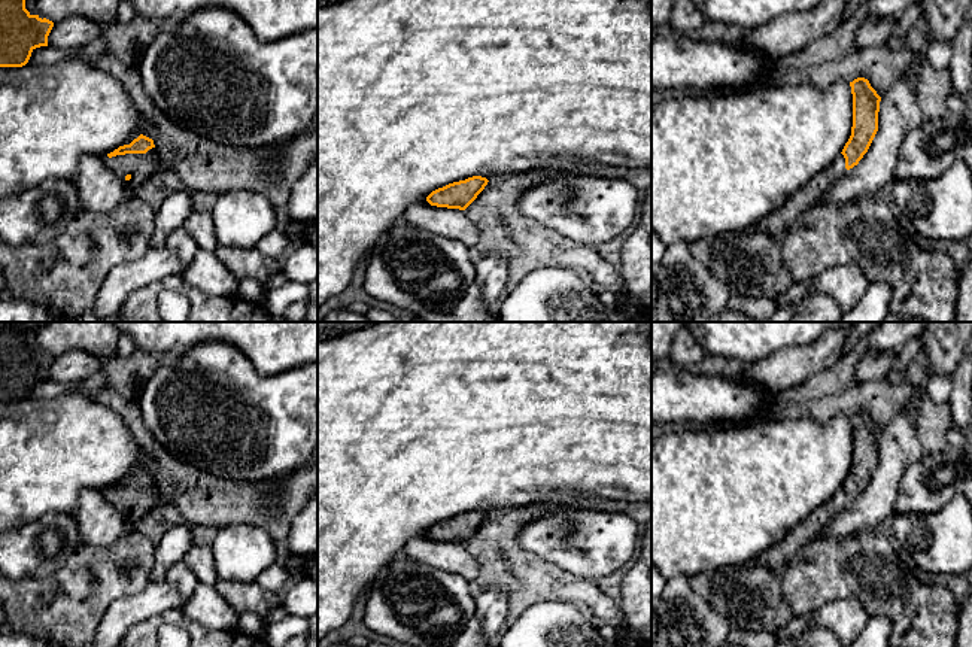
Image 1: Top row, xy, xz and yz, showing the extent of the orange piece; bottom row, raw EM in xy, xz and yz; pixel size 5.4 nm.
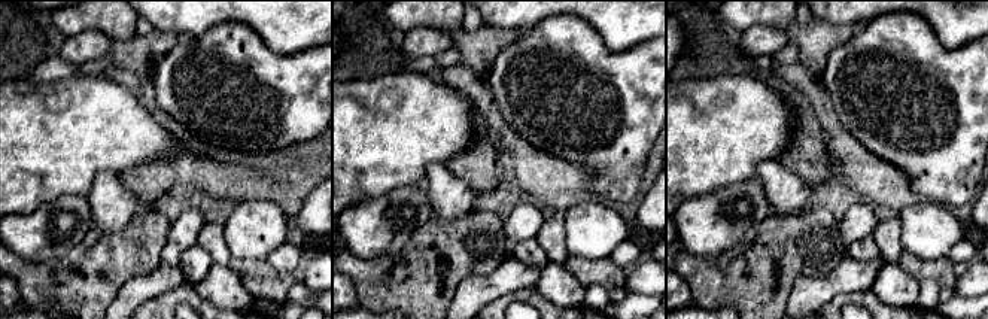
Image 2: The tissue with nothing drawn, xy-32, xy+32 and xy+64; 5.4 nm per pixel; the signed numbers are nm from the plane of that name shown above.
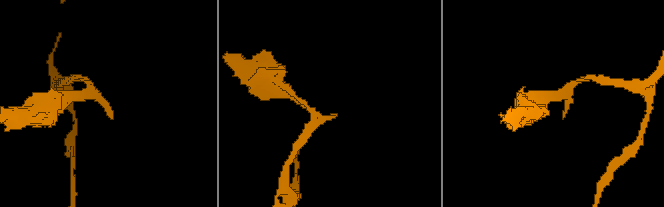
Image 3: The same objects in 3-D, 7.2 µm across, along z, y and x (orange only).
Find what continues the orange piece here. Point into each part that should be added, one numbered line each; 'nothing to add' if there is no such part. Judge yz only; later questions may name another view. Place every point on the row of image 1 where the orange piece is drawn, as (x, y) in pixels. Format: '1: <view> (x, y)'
1: yz (808, 196)

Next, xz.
nothing to add

